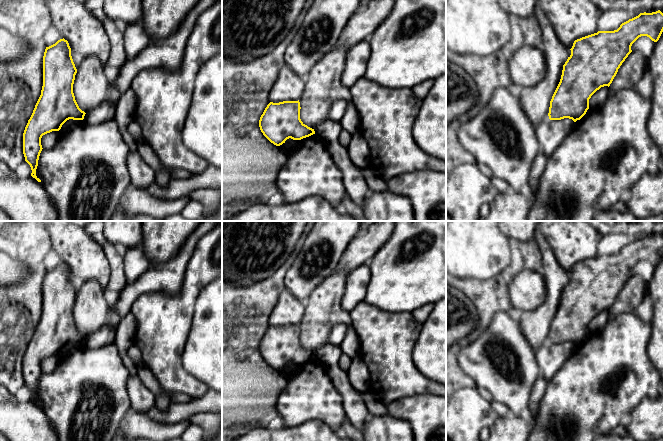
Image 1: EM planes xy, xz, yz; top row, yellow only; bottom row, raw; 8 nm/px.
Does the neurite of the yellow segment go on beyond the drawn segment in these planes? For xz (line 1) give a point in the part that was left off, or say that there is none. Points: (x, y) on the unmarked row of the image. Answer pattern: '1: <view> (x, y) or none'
1: xz (323, 310)

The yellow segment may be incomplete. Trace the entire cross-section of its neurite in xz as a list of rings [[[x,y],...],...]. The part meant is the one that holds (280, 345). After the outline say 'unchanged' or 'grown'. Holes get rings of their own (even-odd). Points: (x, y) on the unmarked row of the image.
[[[335,270],[323,280],[304,301],[305,313],[298,325],[270,326],[259,344],[263,359],[274,369],[280,370],[289,362],[301,364],[315,358],[315,352],[329,341],[332,328],[337,324],[352,326],[350,313],[341,306],[345,292],[347,272]]]; grown

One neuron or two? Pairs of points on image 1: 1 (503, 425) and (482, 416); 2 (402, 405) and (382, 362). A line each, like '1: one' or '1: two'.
1: two
2: two

